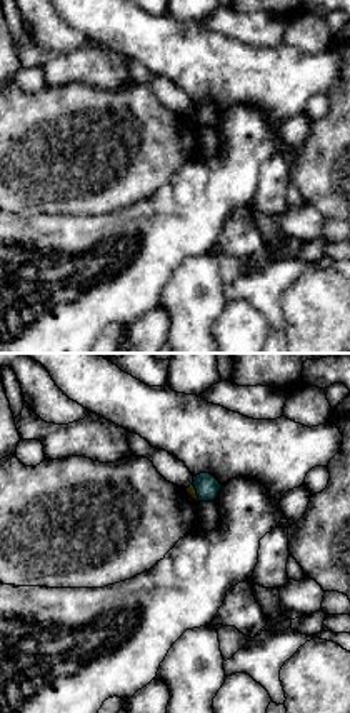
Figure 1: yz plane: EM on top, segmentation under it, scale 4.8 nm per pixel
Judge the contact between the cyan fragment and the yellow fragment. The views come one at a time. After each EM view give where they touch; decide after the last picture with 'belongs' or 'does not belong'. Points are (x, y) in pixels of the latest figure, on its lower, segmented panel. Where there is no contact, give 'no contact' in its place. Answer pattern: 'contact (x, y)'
contact (197, 493)

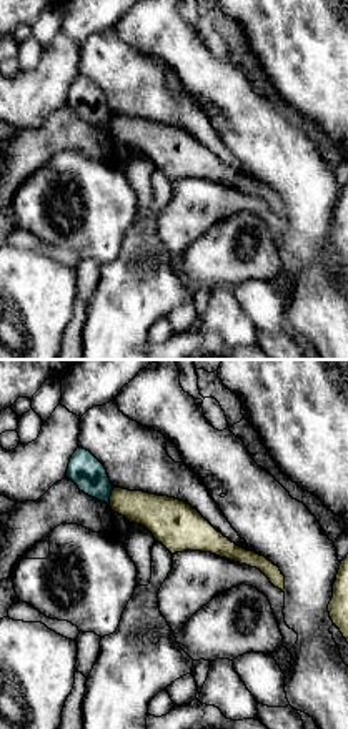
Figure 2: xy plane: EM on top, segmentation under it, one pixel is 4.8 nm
contact (110, 495)

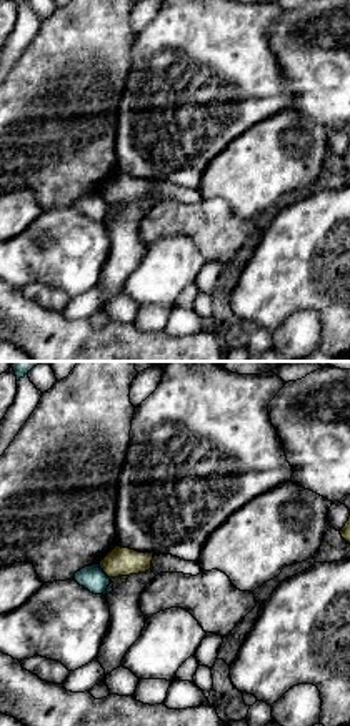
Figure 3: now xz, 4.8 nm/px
contact (102, 571)

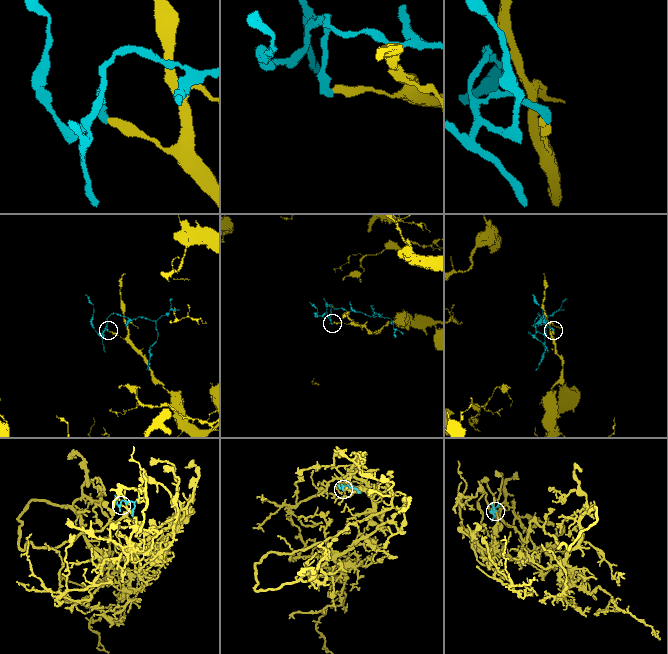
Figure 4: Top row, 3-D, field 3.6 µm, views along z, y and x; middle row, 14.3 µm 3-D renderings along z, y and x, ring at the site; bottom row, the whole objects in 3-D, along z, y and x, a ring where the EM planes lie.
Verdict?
does not belong

